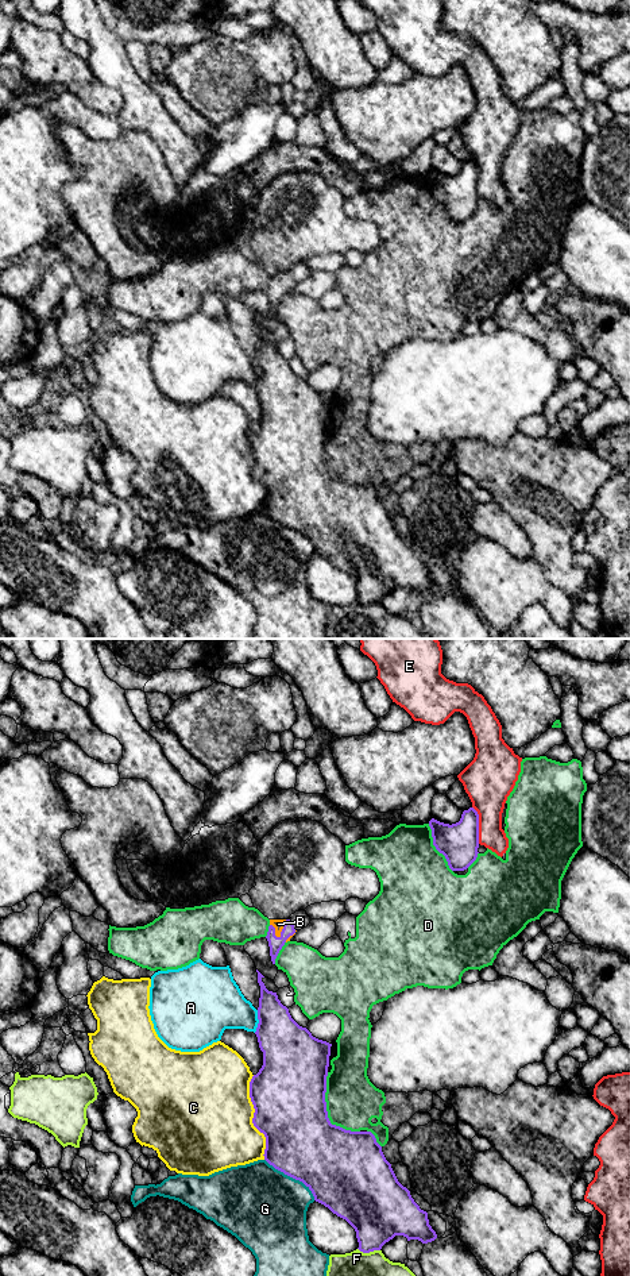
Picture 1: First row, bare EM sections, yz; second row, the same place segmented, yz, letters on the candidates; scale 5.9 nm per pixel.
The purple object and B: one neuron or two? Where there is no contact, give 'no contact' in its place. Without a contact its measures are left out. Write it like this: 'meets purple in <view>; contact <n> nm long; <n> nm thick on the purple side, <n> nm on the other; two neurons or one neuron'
meets purple in yz; contact 130 nm long; 90 nm thick on the purple side, 60 nm on the other; one neuron

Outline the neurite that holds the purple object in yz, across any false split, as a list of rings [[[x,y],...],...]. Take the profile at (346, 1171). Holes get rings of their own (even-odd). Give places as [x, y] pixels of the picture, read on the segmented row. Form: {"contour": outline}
{"contour": [[[258,969],[260,998],[256,1037],[263,1052],[263,1065],[250,1082],[250,1098],[255,1113],[254,1126],[264,1134],[264,1160],[285,1175],[302,1181],[314,1200],[345,1219],[356,1231],[359,1250],[370,1253],[395,1235],[422,1244],[437,1238],[421,1210],[386,1160],[382,1146],[371,1132],[351,1132],[332,1125],[328,1118],[325,1092],[332,1044],[318,1040],[299,1026],[268,991]]]}

